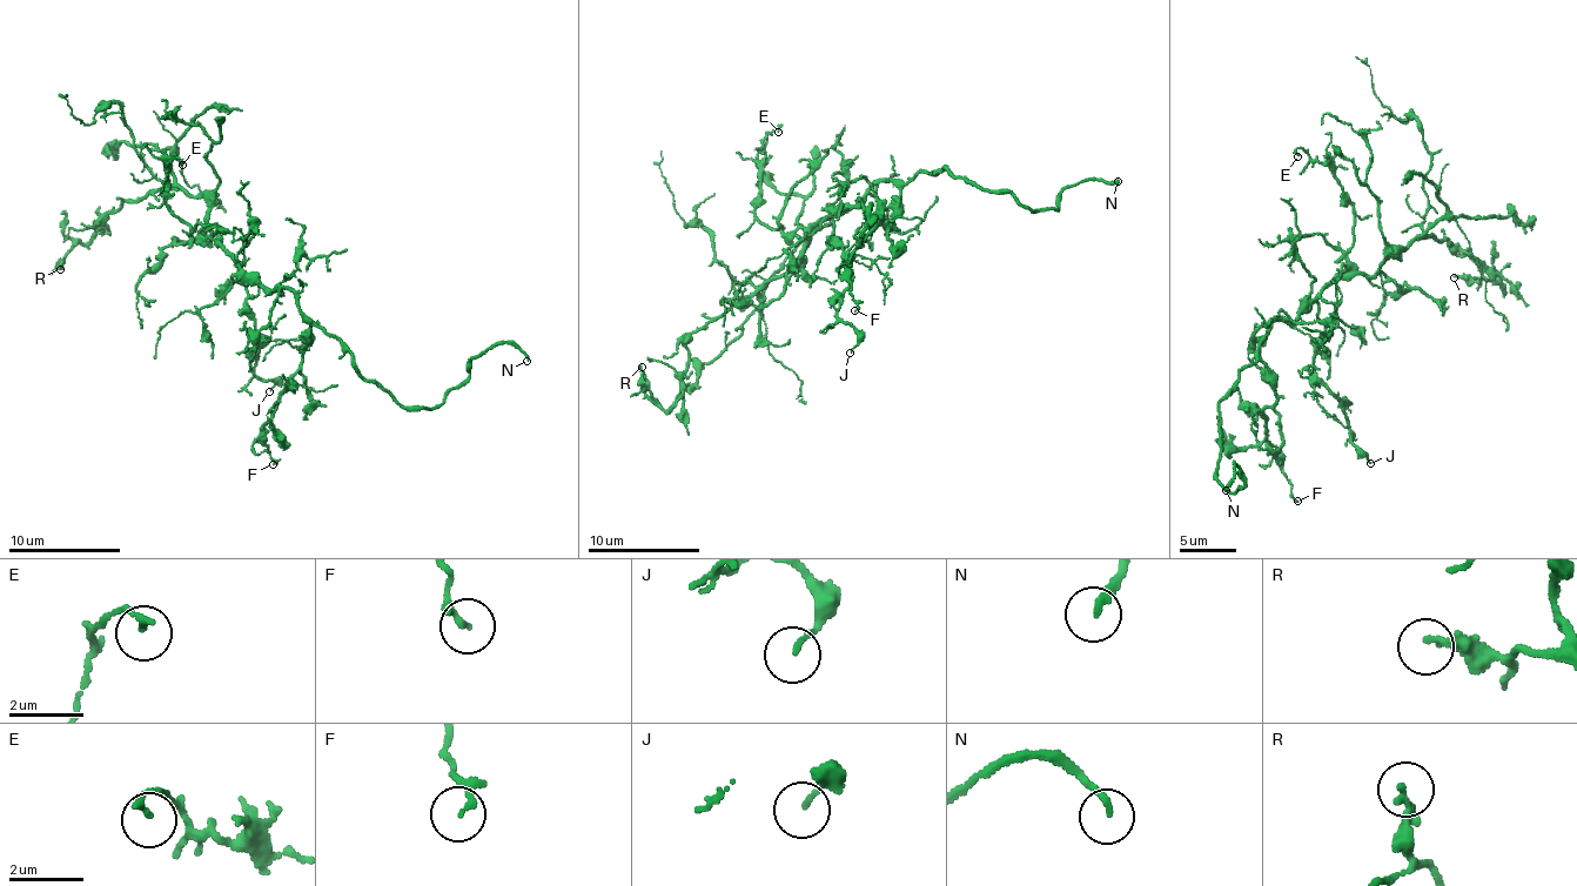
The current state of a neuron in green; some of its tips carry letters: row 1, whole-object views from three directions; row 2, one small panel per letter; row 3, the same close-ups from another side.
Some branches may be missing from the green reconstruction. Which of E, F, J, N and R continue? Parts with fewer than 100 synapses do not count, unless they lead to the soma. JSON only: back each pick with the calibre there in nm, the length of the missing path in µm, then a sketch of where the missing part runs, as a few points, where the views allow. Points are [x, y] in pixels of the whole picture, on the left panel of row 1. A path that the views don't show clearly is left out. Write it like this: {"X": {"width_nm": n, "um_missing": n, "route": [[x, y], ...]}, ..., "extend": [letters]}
{"N": {"width_nm": 190, "um_missing": 110}, "extend": ["N"]}

